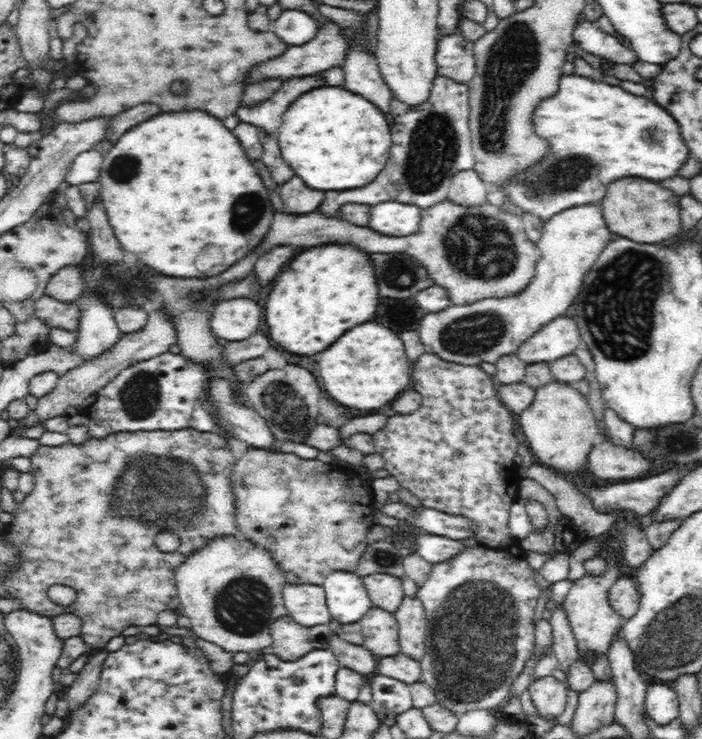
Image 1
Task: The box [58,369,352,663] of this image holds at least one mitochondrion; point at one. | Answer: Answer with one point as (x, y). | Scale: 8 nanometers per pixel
(176, 482)

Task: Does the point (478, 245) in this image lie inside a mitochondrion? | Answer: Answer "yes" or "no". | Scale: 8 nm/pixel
yes

